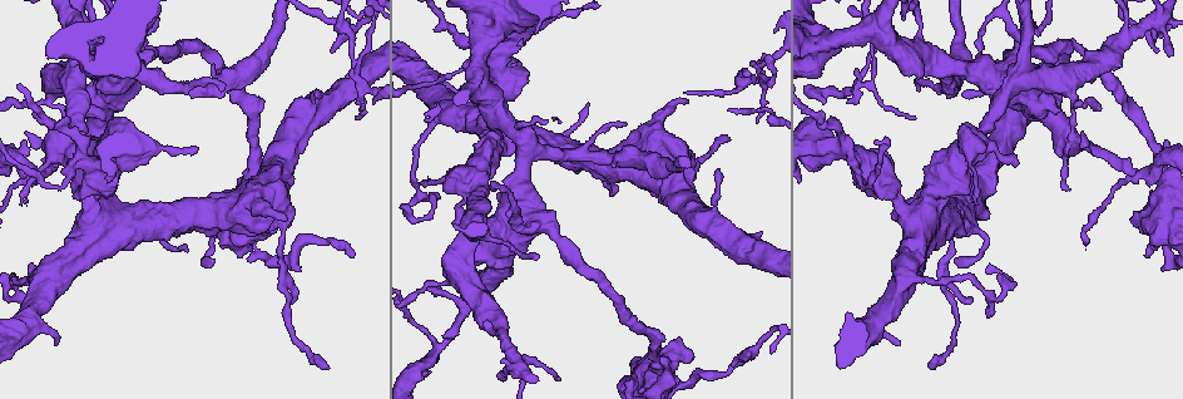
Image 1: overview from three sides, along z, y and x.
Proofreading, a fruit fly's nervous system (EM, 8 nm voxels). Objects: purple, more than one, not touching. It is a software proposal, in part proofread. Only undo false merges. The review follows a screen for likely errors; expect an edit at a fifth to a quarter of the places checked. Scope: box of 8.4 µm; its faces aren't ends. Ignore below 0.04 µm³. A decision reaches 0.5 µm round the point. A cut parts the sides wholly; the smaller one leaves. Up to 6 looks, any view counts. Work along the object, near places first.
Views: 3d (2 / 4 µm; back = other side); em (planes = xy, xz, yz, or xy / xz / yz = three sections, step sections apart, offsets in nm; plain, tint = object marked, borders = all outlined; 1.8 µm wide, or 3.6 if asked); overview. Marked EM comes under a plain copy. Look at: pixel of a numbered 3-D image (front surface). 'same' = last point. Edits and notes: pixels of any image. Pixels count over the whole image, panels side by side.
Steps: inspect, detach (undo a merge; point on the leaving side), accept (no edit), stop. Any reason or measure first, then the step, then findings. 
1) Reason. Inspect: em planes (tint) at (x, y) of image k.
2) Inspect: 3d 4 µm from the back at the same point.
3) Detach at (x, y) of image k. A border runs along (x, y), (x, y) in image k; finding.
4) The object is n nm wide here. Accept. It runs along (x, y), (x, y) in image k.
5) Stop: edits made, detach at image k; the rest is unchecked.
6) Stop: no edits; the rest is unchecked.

Thick turns thin. Inspect: 3d 2 µm at (1079, 140) of image 1.

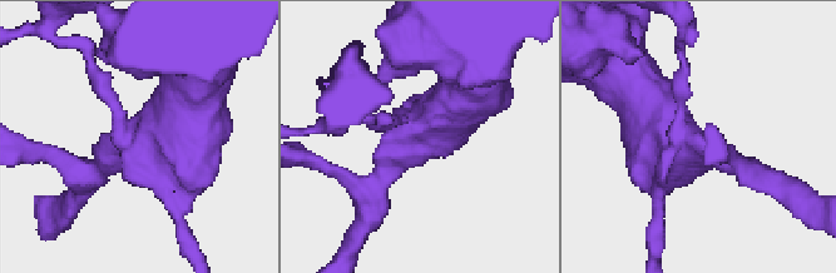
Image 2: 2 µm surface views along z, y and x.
Inspect: em planes (tint) at (132, 146) of image 2.

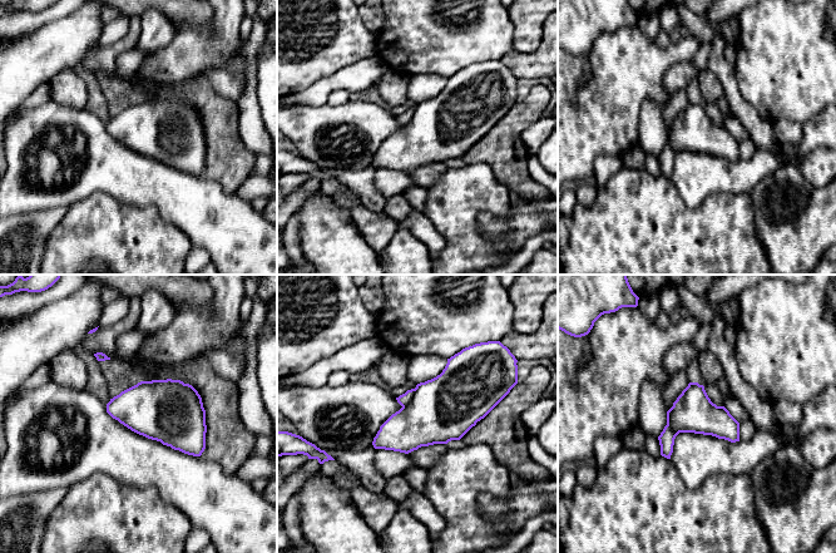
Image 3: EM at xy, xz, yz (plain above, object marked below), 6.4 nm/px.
Detach at (443, 409) of image 3. A border runs along (414, 389), (414, 396), (402, 406) in image 3; a second neuron is stuck on.

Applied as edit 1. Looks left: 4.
Calibre changes. Inspect: 3d 2 µm from the back at (1154, 21) of image 1.

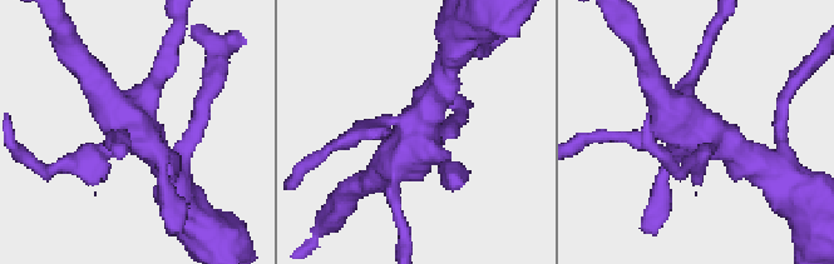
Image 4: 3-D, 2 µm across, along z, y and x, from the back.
Need the tissue. Inspect: em planes (tint) at (414, 127) of image 4.

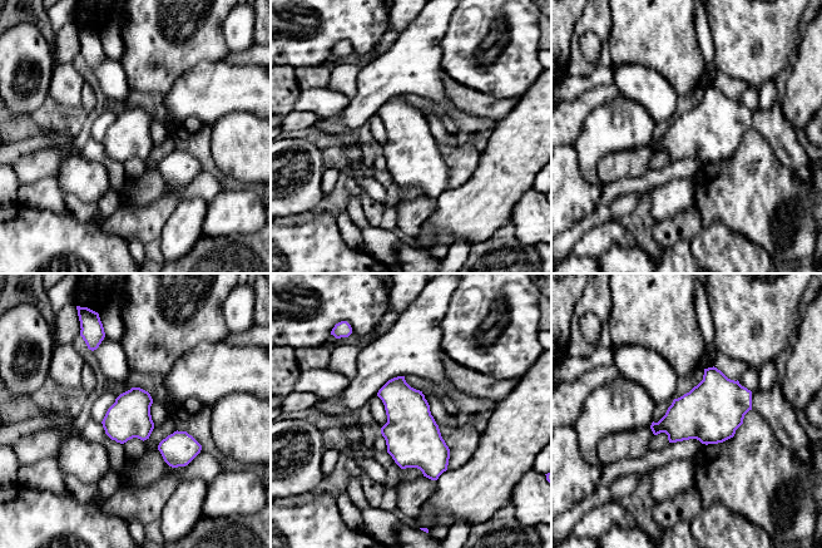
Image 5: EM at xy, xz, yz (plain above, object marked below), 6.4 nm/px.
The object is 280 nm wide here. Accept. One neuron here.

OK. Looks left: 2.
Stop: edits made, detach at image 3; the rest is unchecked.

